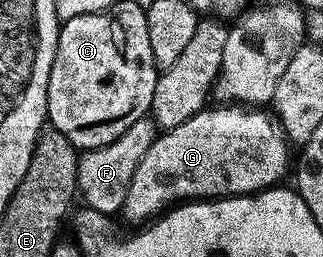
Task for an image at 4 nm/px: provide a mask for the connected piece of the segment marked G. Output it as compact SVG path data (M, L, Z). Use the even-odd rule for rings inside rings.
M244 104L216 105L220 106L205 107L182 124L157 133L150 148L146 148L146 156L134 168L122 218L144 224L181 200L258 194L261 190L279 187L287 174L289 177L290 143L278 118Z

